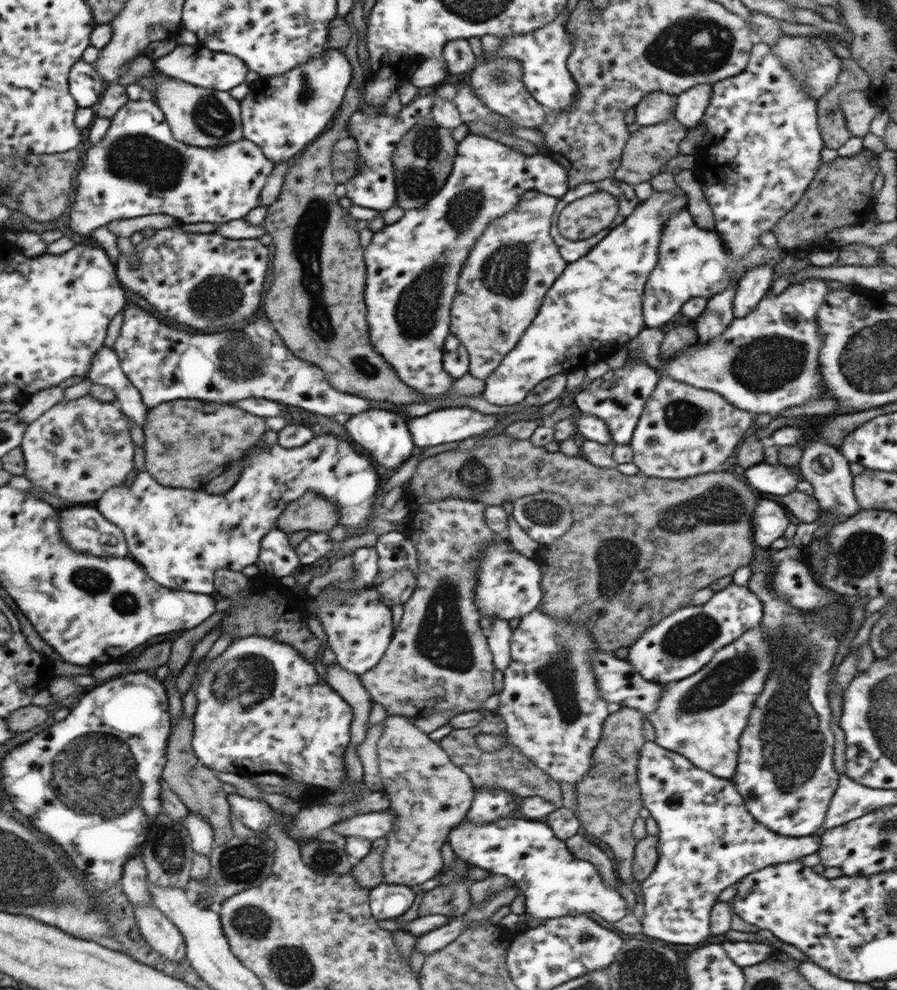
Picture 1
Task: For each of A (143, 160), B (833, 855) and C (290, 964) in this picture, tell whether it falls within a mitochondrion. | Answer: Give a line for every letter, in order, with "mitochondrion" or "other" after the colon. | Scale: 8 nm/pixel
A: mitochondrion
B: other
C: mitochondrion

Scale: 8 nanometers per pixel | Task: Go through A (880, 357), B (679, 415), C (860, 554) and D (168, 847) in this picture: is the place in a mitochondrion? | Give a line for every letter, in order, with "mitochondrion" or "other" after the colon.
A: mitochondrion
B: mitochondrion
C: mitochondrion
D: mitochondrion

